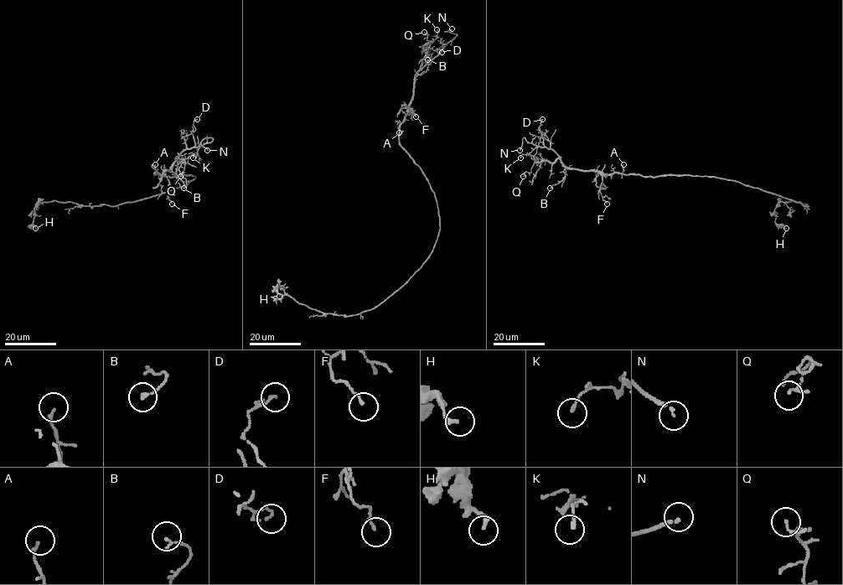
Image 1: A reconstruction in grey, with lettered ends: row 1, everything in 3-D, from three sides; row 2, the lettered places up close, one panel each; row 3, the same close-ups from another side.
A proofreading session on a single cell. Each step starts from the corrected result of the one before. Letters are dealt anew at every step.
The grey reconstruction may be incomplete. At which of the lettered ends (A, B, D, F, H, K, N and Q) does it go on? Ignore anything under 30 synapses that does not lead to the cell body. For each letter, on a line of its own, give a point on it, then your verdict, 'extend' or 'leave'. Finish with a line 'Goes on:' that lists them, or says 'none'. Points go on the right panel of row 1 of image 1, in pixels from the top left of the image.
A: place (623, 164); leave
B: place (550, 188); leave
D: place (542, 119); leave
F: place (607, 204); leave
H: place (786, 228); leave
K: place (520, 157); leave
N: place (519, 150); extend
Q: place (523, 176); leave
Goes on: N

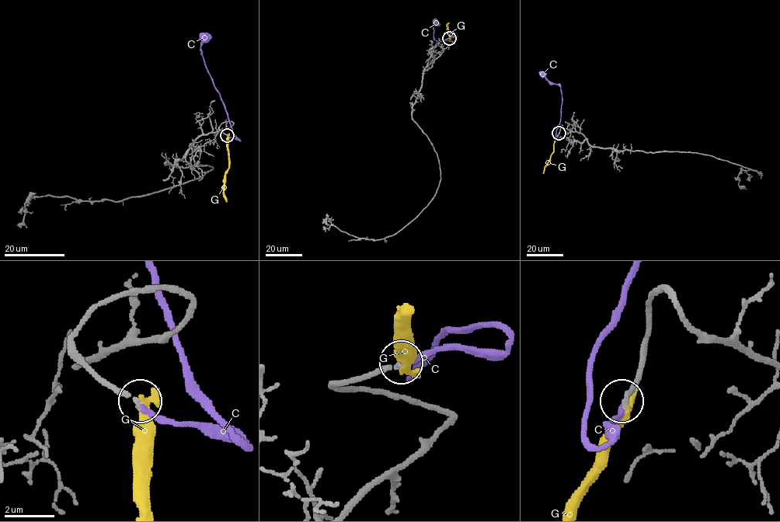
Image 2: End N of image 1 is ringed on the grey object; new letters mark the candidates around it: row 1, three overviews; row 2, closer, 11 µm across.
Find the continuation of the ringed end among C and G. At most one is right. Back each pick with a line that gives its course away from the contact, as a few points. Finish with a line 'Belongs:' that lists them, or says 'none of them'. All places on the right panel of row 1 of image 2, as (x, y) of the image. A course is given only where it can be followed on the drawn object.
Belongs: none of them

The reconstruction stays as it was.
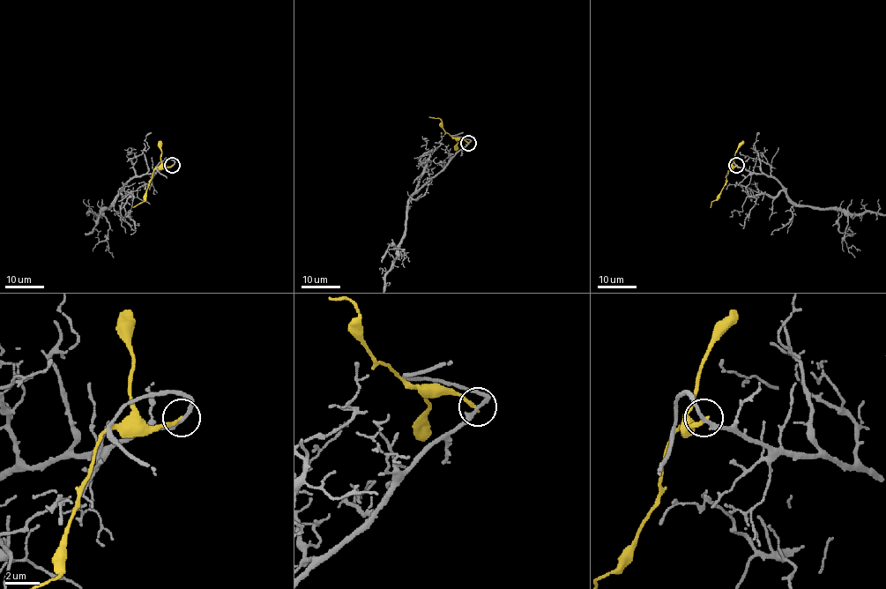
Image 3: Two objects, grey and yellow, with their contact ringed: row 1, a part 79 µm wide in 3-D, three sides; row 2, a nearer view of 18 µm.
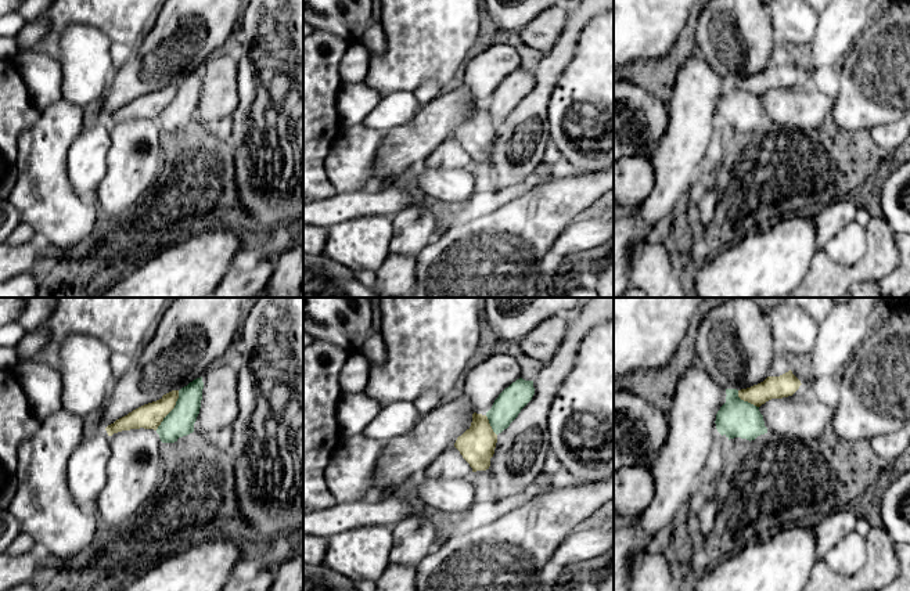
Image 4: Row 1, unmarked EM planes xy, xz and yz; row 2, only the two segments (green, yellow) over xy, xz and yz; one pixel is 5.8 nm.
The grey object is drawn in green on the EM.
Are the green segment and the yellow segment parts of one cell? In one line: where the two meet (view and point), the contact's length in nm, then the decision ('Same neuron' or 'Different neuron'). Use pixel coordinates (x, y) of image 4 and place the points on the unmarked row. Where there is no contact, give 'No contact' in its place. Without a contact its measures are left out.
Touches green at xy (172, 100). Shared border 280 nm. Different neuron

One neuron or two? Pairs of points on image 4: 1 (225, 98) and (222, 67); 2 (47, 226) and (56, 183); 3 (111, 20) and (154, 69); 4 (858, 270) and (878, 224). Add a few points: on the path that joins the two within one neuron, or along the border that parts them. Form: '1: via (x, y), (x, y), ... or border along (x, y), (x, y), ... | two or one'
1: via (222, 90), (222, 75) | one
2: via (50, 215), (50, 194) | one
3: border along (143, 35), (135, 49) | two
4: via (870, 260), (878, 252), (878, 237) | one

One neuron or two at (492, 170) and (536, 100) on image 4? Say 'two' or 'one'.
one

